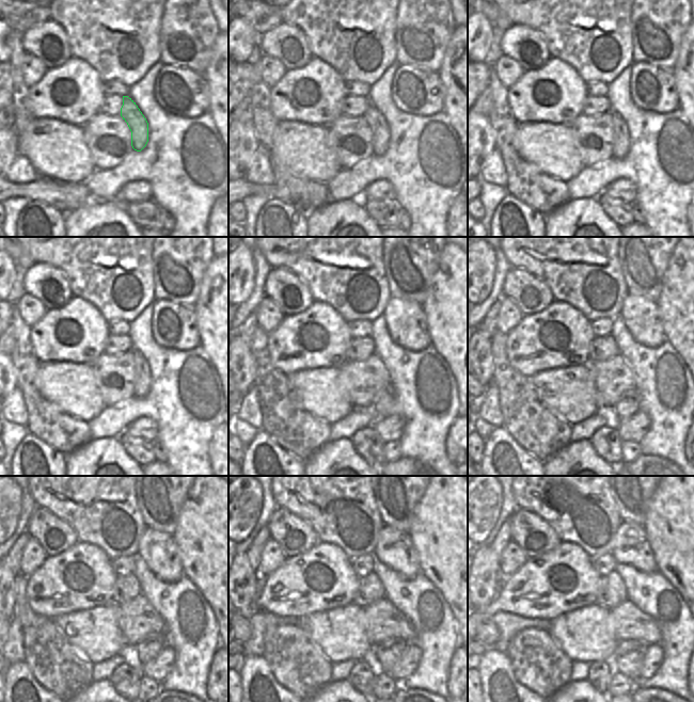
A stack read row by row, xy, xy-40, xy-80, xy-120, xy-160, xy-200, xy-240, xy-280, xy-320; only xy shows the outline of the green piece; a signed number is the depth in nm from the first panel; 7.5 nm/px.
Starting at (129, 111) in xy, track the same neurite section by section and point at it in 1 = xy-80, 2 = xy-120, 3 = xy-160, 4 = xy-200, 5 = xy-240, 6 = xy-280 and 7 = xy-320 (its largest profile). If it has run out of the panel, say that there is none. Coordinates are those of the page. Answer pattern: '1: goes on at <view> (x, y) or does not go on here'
1: goes on at xy-80 (620, 148)
2: goes on at xy-120 (142, 385)
3: goes on at xy-160 (383, 401)
4: goes on at xy-200 (628, 404)
5: goes on at xy-240 (147, 649)
6: goes on at xy-280 (389, 654)
7: goes on at xy-320 (629, 665)

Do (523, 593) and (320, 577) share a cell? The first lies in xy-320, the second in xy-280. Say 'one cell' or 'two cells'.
one cell

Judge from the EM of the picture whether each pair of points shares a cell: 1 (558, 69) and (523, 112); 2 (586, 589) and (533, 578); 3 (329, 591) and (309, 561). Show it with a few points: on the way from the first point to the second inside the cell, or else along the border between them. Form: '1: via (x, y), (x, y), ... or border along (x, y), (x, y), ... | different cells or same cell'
1: via (545, 77), (535, 78), (529, 85), (529, 98) | same cell
2: via (578, 573), (566, 561), (554, 562), (549, 565) | same cell
3: via (322, 589), (322, 584), (309, 570) | same cell

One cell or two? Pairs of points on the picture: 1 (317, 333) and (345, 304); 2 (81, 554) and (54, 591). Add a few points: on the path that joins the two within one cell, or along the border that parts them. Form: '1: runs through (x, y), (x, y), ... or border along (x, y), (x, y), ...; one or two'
1: border along (316, 300), (329, 304), (348, 322); two
2: runs through (71, 561), (64, 565), (62, 580); one

